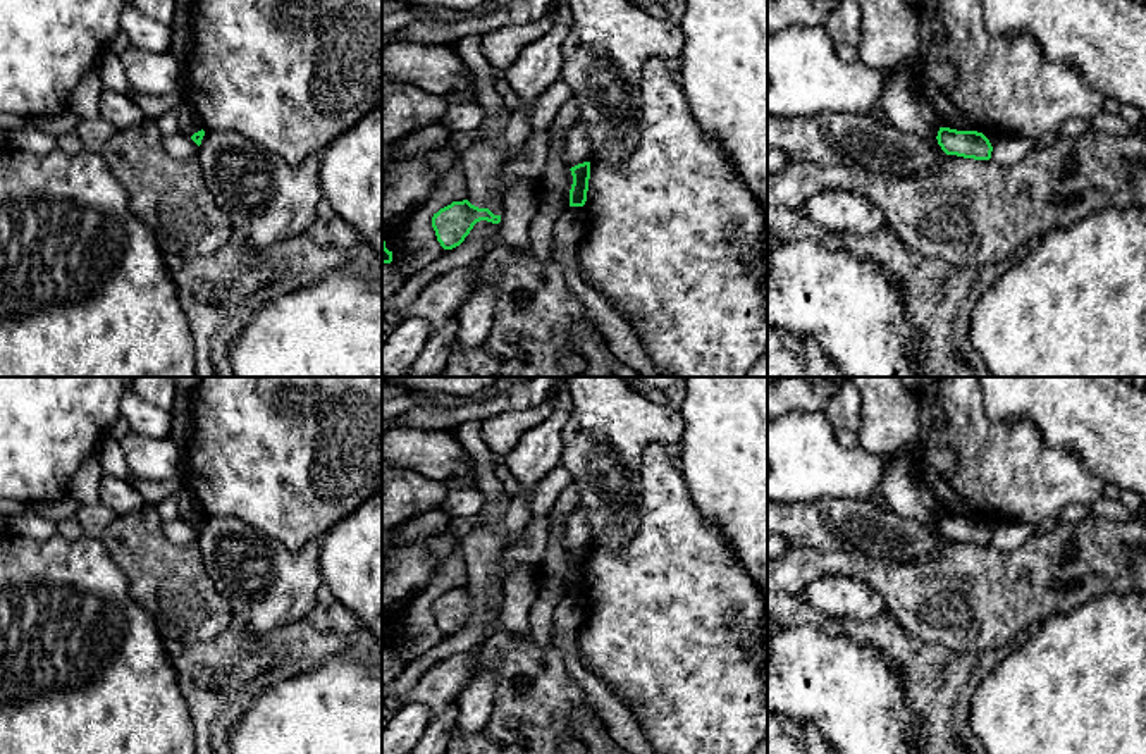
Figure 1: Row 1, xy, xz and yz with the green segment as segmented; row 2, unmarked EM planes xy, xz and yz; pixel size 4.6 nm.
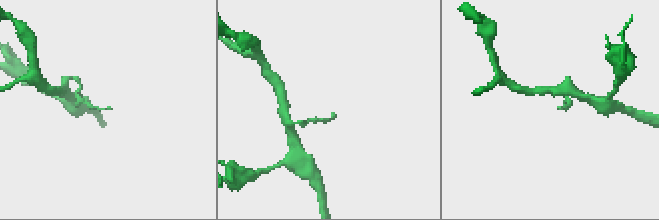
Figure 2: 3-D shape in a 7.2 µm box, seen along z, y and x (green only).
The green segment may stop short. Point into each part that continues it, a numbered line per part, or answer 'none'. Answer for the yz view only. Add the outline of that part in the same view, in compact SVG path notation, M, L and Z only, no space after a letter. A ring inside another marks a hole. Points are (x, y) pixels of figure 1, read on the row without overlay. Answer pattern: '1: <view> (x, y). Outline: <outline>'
none

